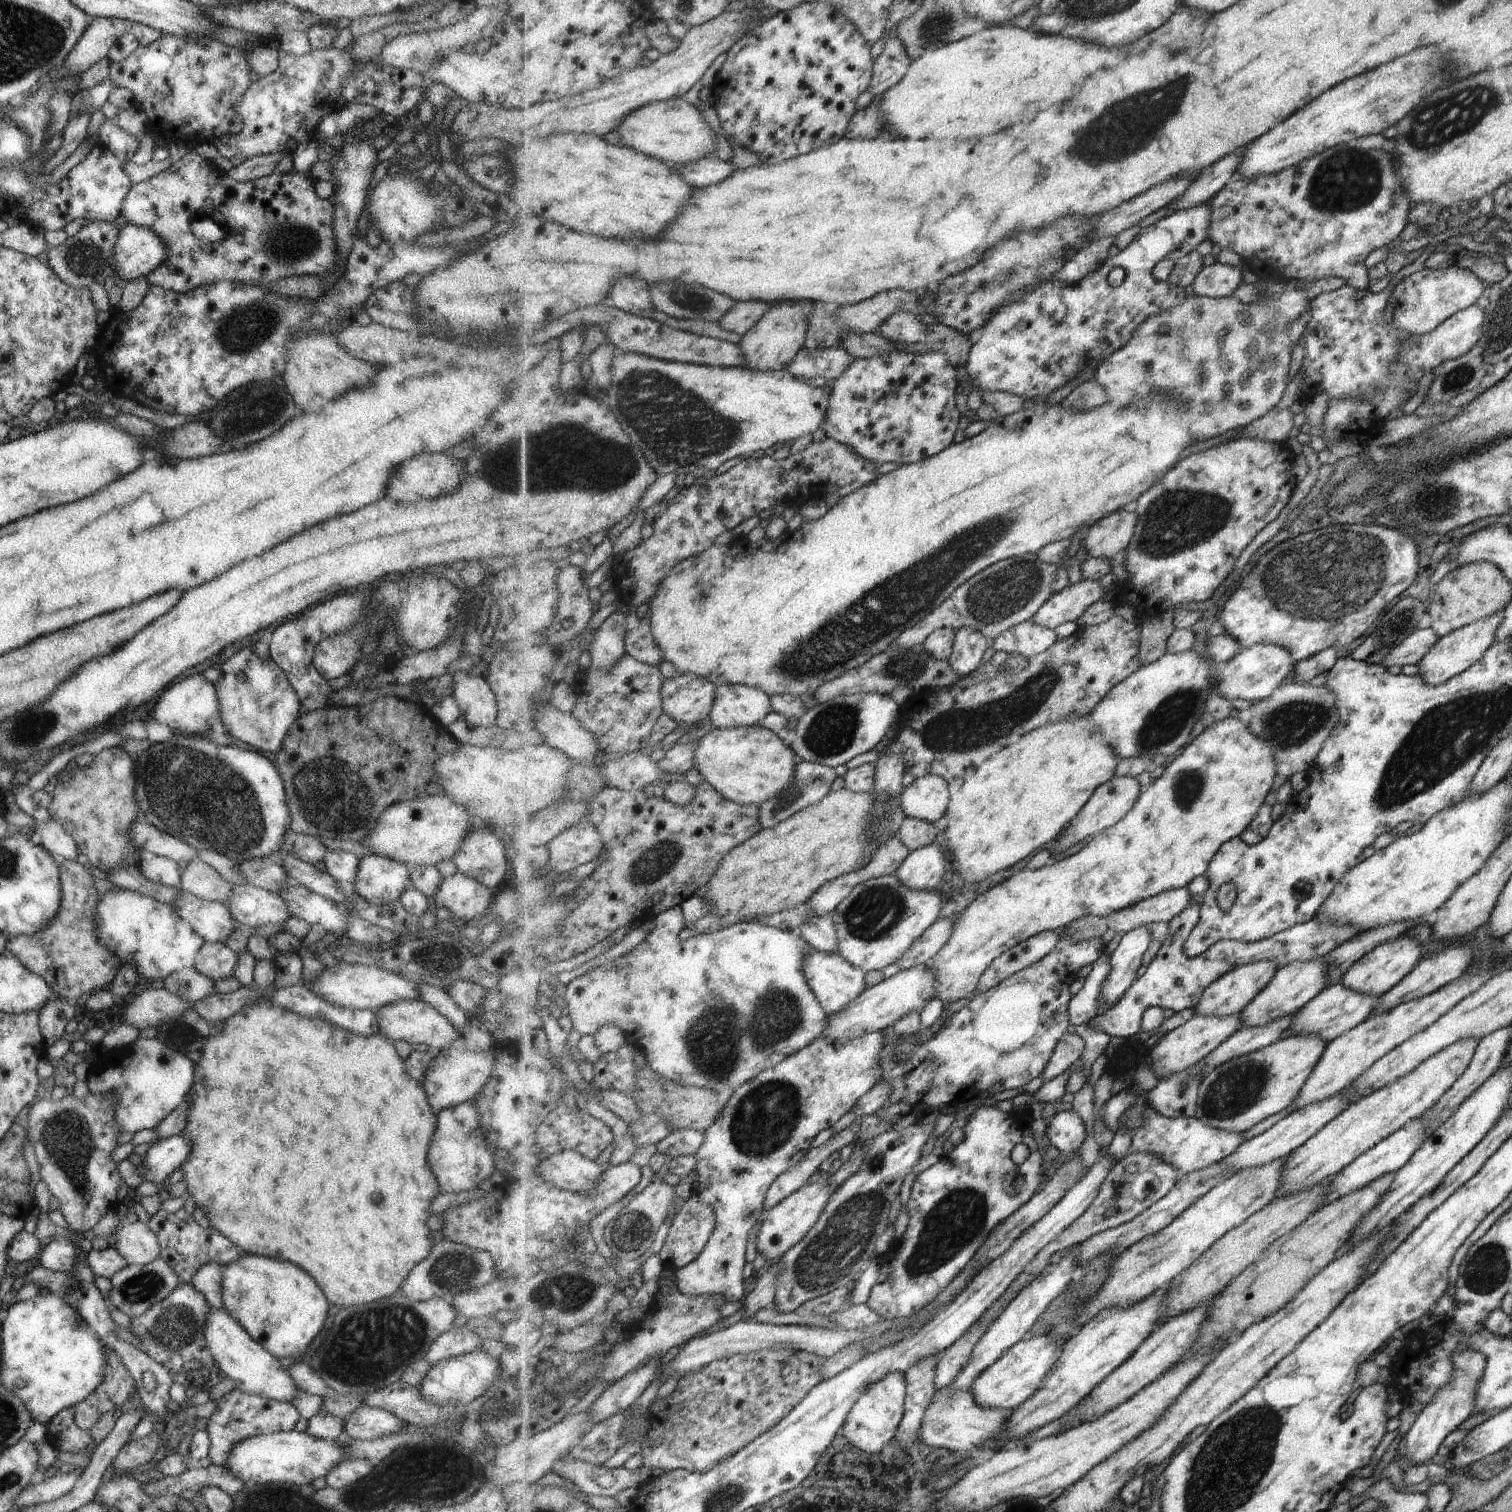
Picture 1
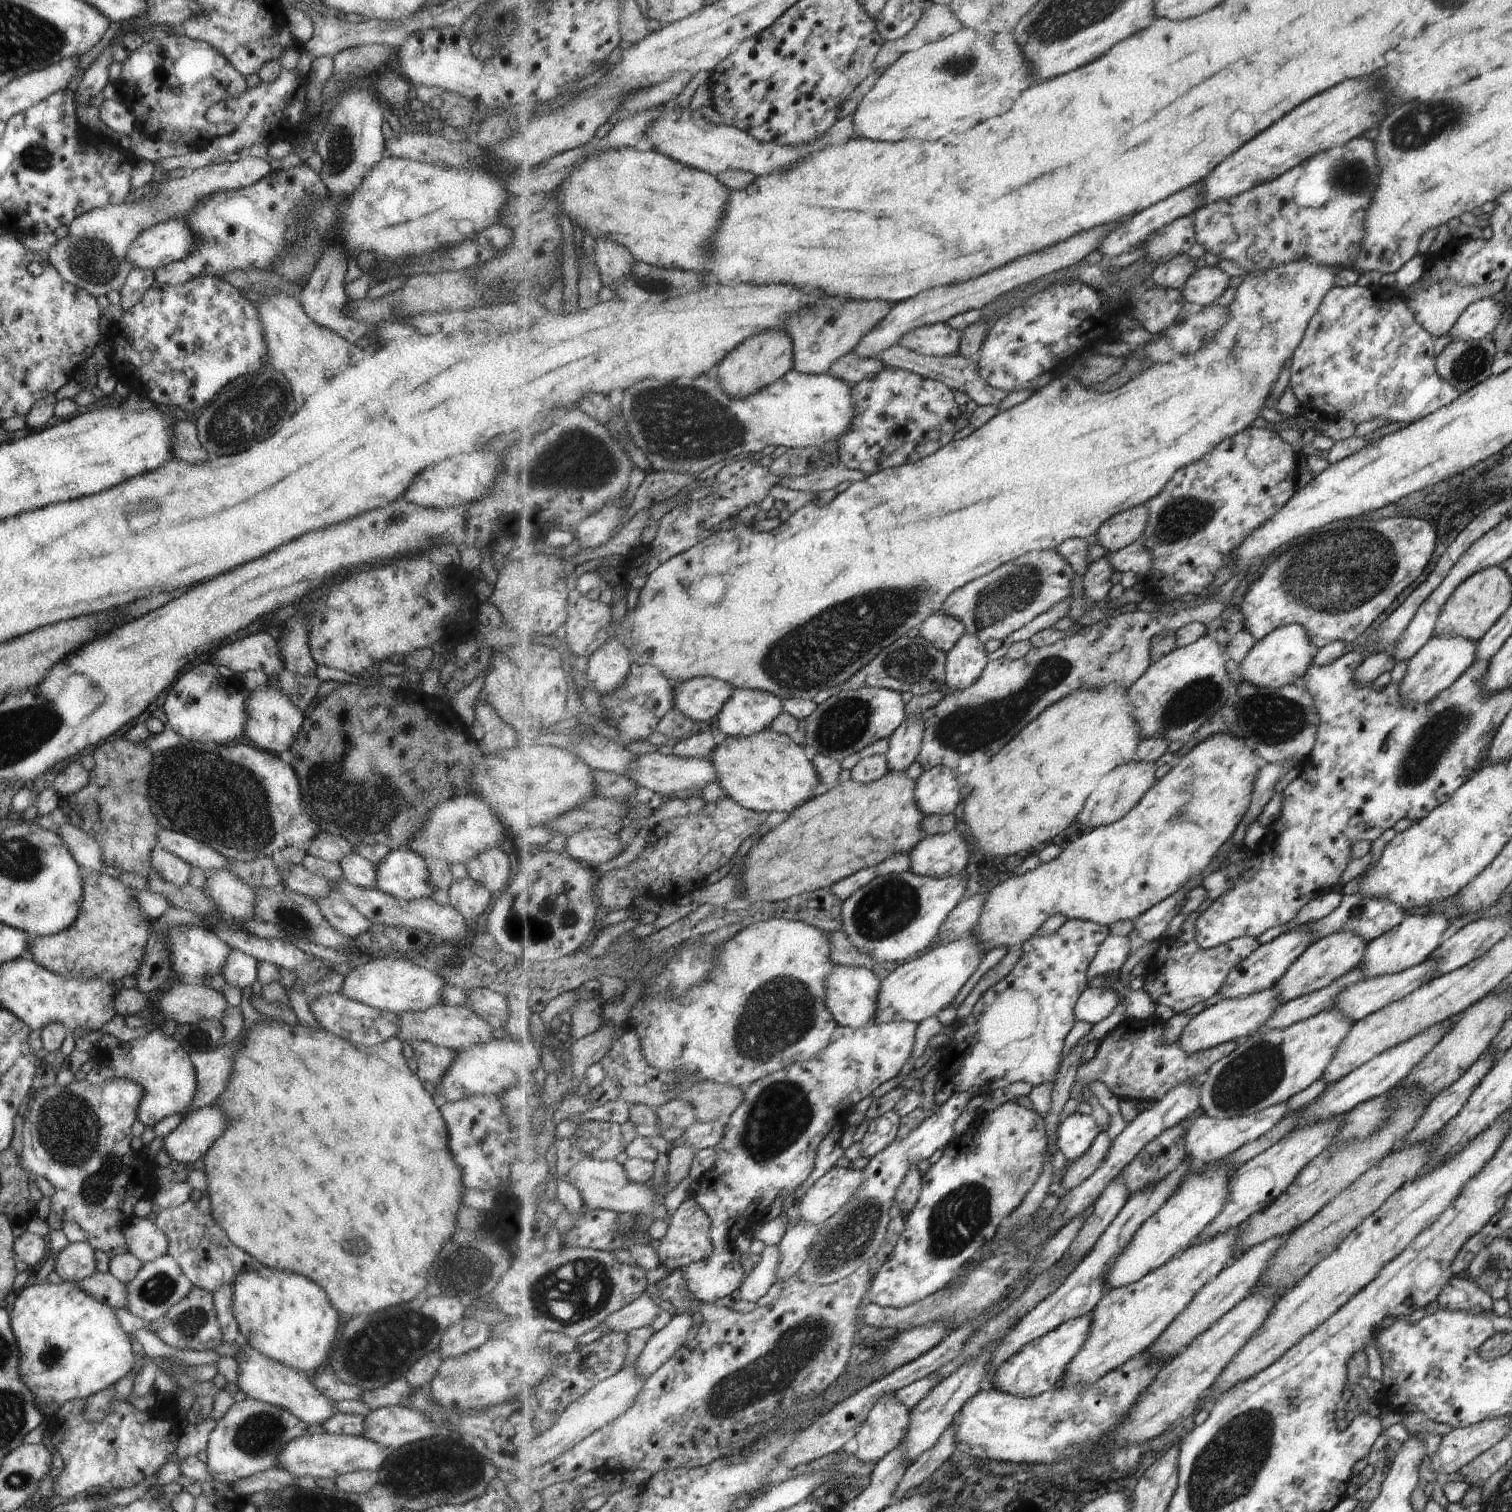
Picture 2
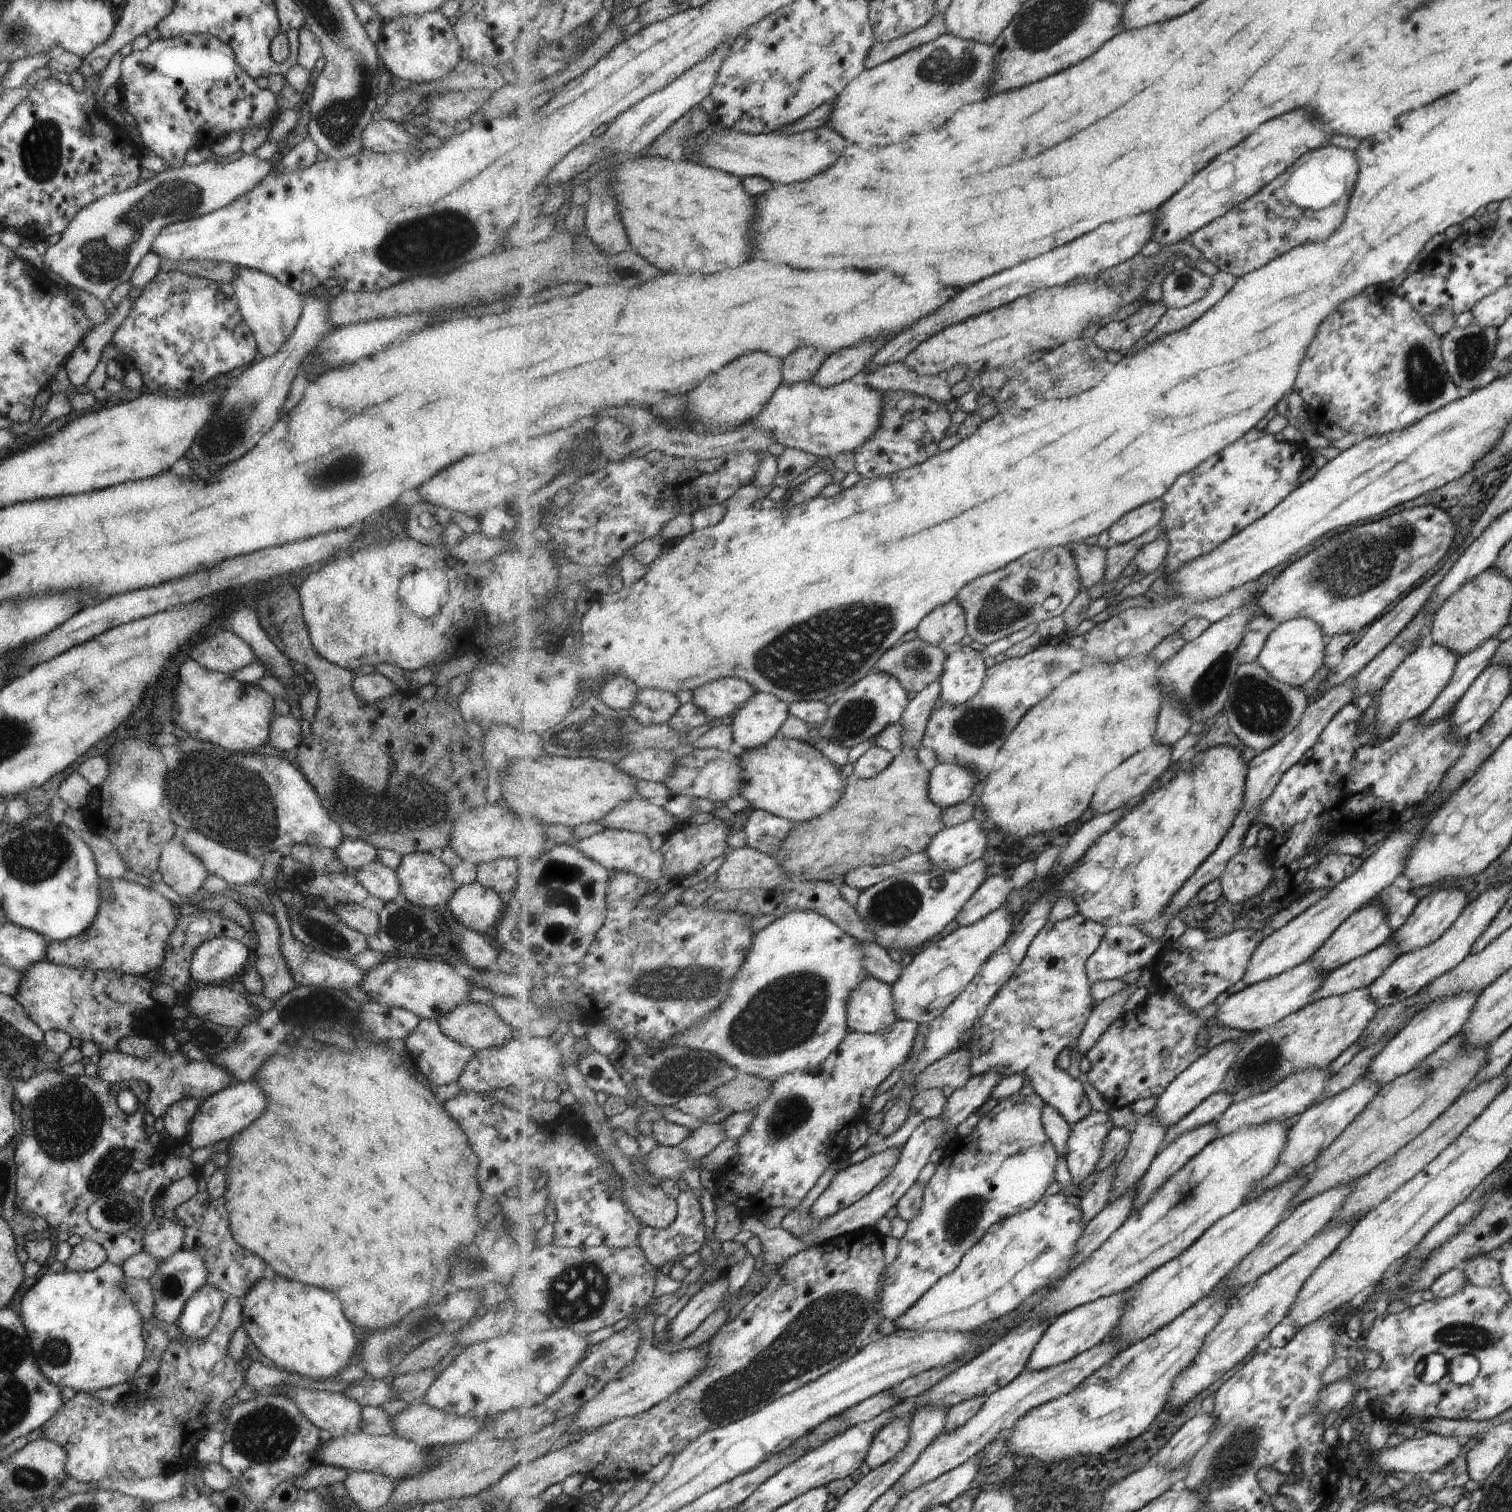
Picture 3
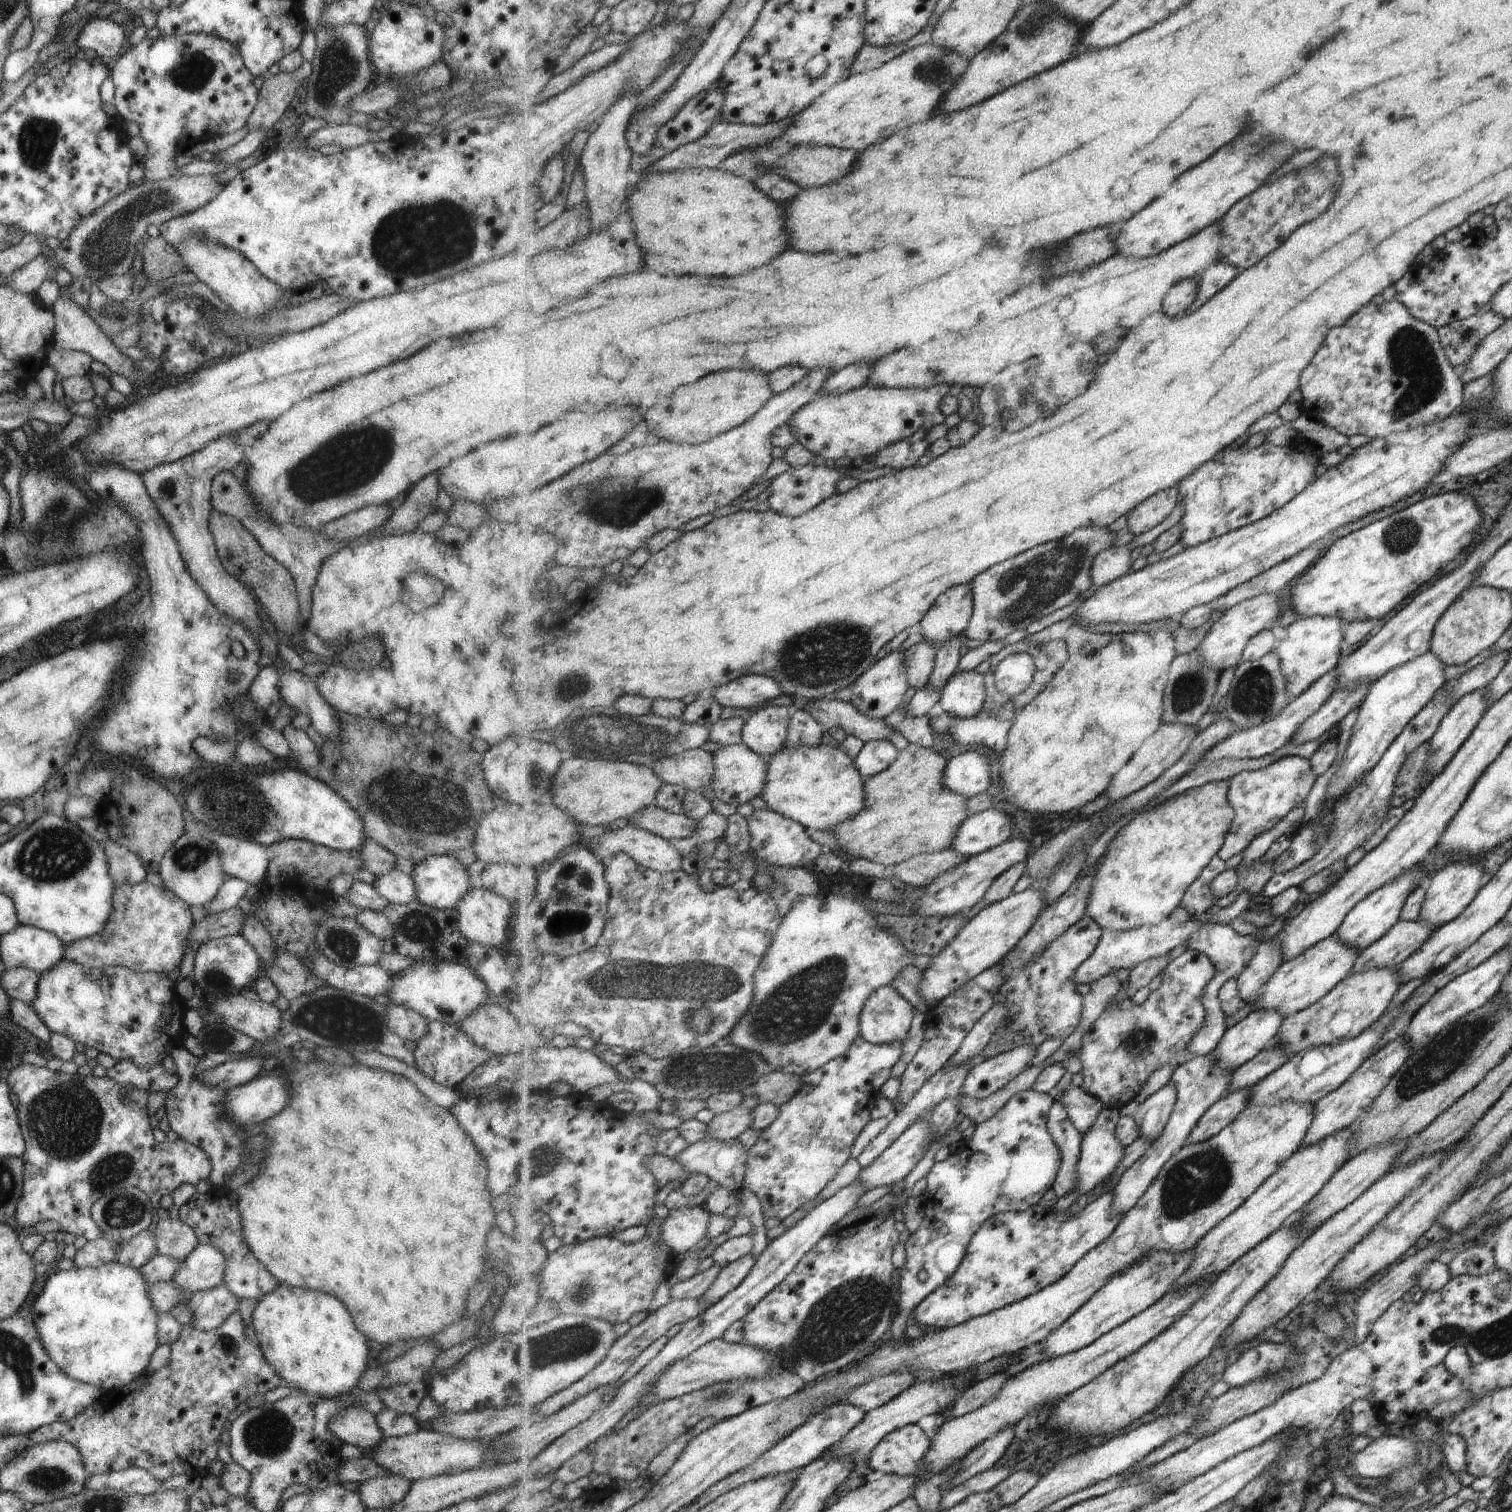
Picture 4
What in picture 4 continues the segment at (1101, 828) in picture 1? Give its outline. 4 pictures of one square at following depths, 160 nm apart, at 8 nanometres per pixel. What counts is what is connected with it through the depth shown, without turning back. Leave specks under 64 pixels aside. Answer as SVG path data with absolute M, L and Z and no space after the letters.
M1161 725L1153 737L1149 737L1137 754L1125 765L1110 782L1105 794L1113 803L1127 798L1130 794L1143 790L1160 776L1167 772L1176 762L1179 762L1183 755L1190 749L1190 744L1199 733L1195 732L1195 727L1185 725Z

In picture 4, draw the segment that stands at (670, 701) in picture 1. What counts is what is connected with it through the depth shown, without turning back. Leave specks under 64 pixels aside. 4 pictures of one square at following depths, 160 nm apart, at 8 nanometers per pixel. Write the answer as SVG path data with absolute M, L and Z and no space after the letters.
M765 675L739 677L712 692L713 698L717 699L722 707L731 706L731 708L746 708L748 710L762 708L766 704L769 704L770 700L781 696L781 694L784 694L784 692L782 691L782 687L779 686L778 681Z

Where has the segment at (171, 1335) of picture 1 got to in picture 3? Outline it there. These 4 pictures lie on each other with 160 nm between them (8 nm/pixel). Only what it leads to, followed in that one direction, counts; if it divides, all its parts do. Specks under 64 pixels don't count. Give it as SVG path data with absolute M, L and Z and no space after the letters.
M214 1286L198 1287L174 1320L175 1326L189 1339L204 1339L215 1328L227 1297Z

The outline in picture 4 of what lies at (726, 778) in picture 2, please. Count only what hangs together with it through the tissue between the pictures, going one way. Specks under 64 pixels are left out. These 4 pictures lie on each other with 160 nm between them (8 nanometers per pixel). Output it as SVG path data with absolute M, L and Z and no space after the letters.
M819 745L816 747L798 746L783 747L772 757L765 759L769 763L769 773L766 776L766 786L760 798L775 812L800 822L808 829L830 830L840 822L851 820L857 813L865 809L865 780L859 772L855 761L851 760L845 750L839 747Z

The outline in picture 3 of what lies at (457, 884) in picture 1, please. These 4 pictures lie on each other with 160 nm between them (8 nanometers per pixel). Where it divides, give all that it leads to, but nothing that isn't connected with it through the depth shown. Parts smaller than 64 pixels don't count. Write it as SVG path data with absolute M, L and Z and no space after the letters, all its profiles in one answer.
M473 881L455 888L445 908L460 925L489 936L503 912L504 902L504 896Z

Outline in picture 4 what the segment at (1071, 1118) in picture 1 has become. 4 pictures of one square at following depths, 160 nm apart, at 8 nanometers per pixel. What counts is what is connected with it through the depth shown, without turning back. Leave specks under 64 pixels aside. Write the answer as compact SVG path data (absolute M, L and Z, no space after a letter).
M1102 1107L1101 1116L1094 1122L1093 1129L1083 1133L1081 1154L1077 1165L1077 1184L1075 1190L1068 1195L1063 1195L1055 1204L1055 1210L1065 1211L1075 1204L1075 1200L1087 1192L1091 1192L1097 1184L1103 1185L1110 1181L1111 1177L1118 1172L1117 1168L1122 1164L1122 1158L1126 1156L1126 1148L1117 1138L1116 1128L1119 1120L1119 1110L1109 1107Z

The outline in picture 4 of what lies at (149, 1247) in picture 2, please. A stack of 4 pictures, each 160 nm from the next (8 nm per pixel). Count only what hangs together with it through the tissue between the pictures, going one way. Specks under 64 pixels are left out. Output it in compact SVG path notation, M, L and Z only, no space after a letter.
M157 1219L152 1227L159 1255L182 1261L199 1243L193 1230L180 1219Z

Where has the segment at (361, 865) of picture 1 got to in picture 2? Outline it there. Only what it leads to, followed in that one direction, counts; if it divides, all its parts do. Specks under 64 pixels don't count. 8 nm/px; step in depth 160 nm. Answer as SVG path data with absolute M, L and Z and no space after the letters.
M405 848L388 851L375 865L374 888L383 894L410 901L435 892L427 884L426 860Z

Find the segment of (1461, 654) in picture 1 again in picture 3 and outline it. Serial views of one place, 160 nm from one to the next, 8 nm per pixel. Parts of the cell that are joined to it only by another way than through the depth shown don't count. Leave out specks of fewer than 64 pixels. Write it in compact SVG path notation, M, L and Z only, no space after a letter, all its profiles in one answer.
M1433 643L1429 647L1417 647L1408 654L1403 662L1380 688L1377 700L1376 716L1371 723L1374 726L1376 740L1391 734L1391 731L1402 722L1420 714L1431 706L1437 695L1445 688L1453 674L1458 656L1449 649Z

